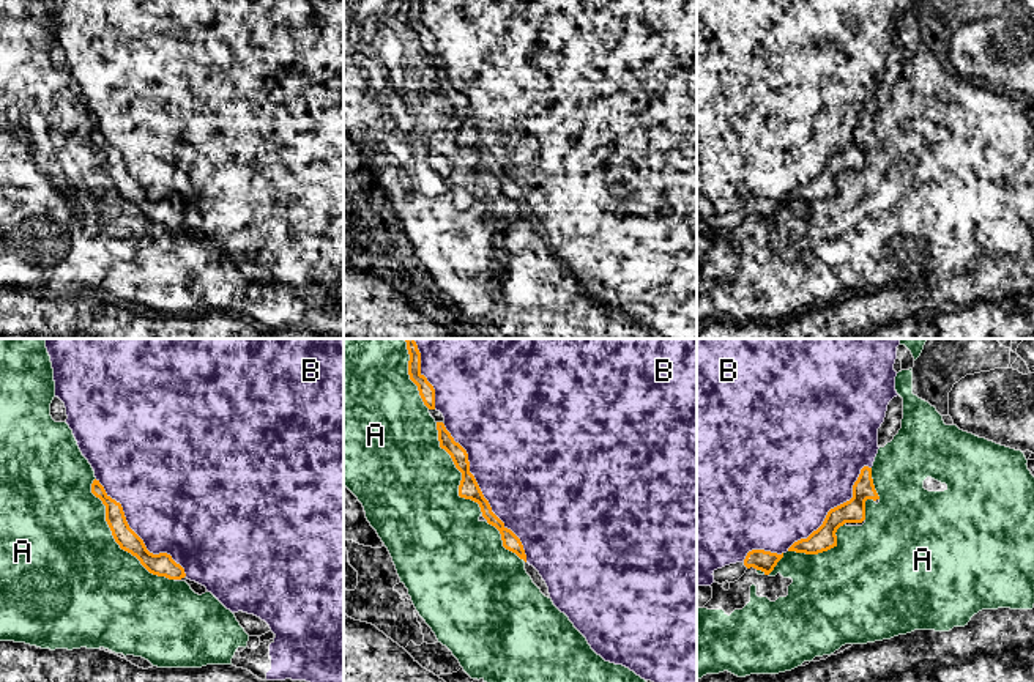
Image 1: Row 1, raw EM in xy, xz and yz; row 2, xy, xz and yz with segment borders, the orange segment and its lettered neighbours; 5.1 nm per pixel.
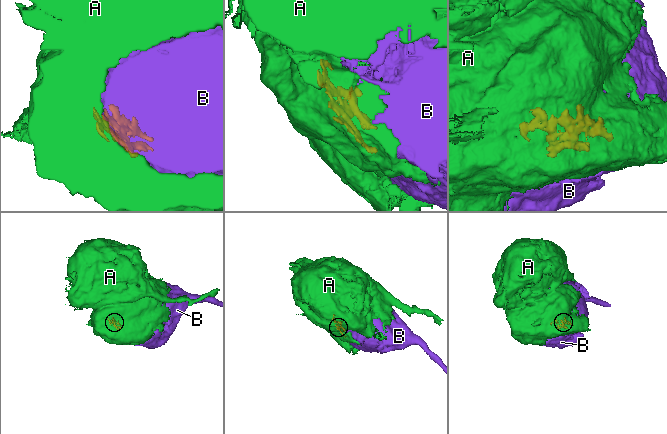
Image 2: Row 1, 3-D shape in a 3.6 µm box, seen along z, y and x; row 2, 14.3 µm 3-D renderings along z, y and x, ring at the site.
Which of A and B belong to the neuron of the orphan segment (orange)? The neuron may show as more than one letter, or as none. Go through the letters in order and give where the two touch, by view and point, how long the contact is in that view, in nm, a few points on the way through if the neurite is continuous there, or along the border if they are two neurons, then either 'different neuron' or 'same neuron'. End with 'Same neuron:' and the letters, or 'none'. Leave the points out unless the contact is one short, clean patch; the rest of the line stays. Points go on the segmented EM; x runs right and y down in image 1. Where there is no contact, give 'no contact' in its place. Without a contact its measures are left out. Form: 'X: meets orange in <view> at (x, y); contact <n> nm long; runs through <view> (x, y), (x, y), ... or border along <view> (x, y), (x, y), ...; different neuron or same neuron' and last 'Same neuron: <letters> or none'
A: meets orange in xy at (114, 537); contact 650 nm long; different neuron
B: meets orange in xz at (481, 493); contact 800 nm long; same neuron
Same neuron: B

